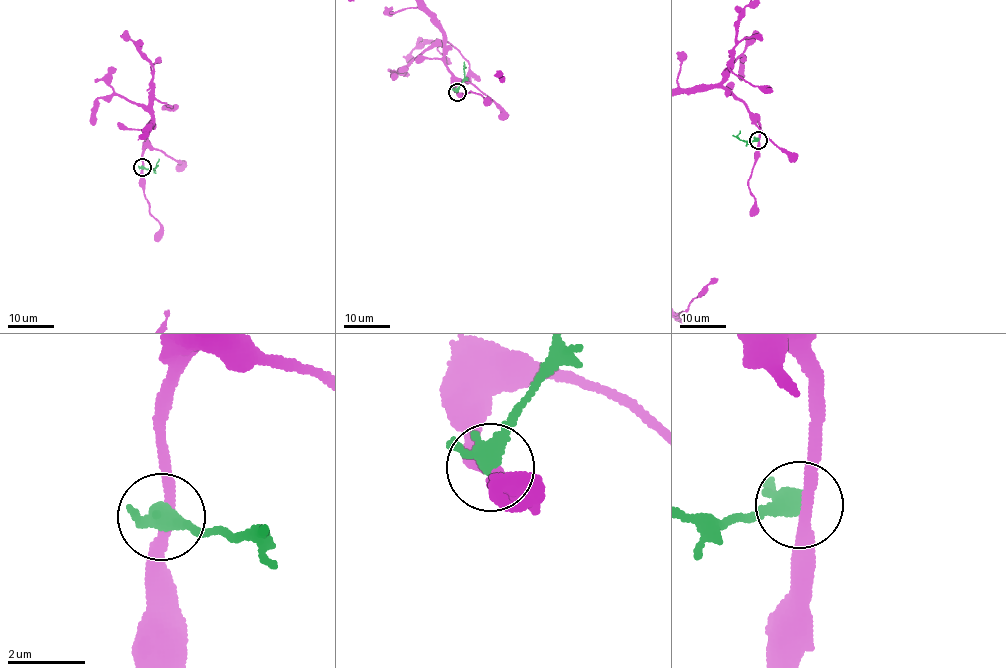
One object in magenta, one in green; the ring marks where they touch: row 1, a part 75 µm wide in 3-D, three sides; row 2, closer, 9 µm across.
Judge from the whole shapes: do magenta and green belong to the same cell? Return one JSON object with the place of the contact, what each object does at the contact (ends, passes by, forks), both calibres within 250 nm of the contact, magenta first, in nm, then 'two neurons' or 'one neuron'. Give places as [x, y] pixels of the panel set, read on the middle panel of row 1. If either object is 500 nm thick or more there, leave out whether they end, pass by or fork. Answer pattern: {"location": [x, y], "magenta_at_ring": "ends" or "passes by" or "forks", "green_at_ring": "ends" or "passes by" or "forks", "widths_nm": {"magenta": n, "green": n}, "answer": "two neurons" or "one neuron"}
{"location": [457, 92], "magenta_at_ring": "passes by", "green_at_ring": "passes by", "widths_nm": {"magenta": 280, "green": 400}, "answer": "two neurons"}

